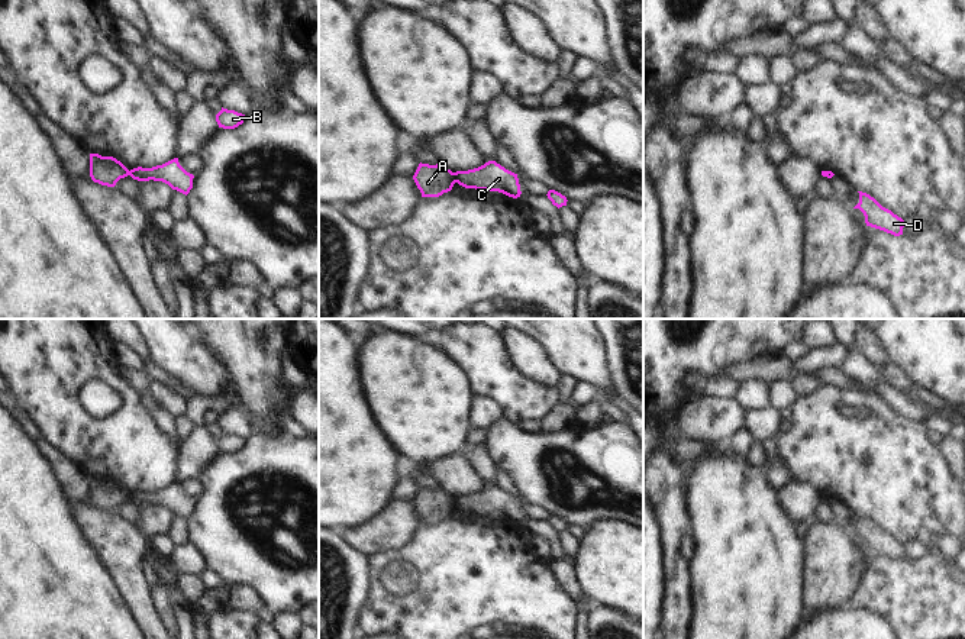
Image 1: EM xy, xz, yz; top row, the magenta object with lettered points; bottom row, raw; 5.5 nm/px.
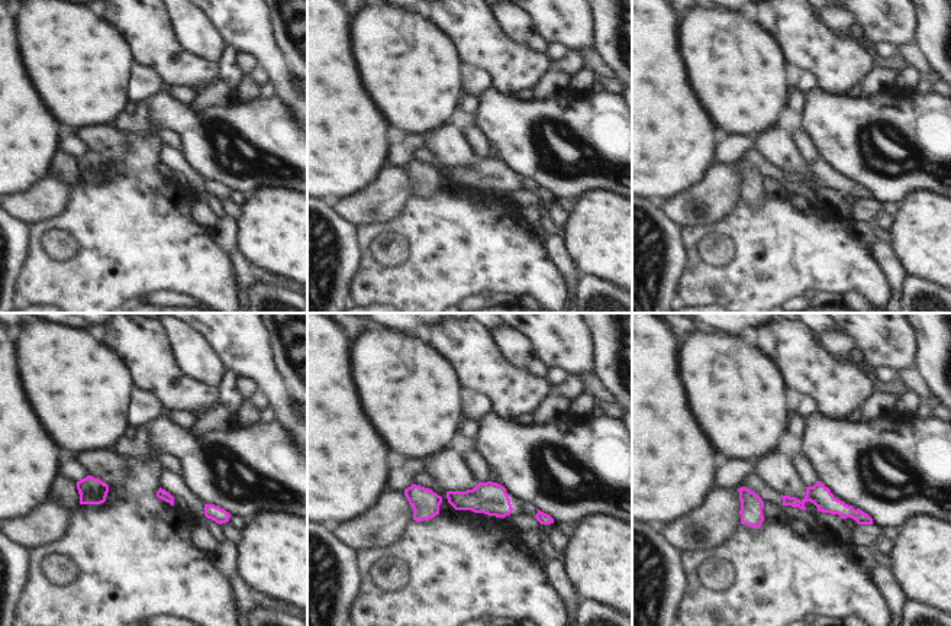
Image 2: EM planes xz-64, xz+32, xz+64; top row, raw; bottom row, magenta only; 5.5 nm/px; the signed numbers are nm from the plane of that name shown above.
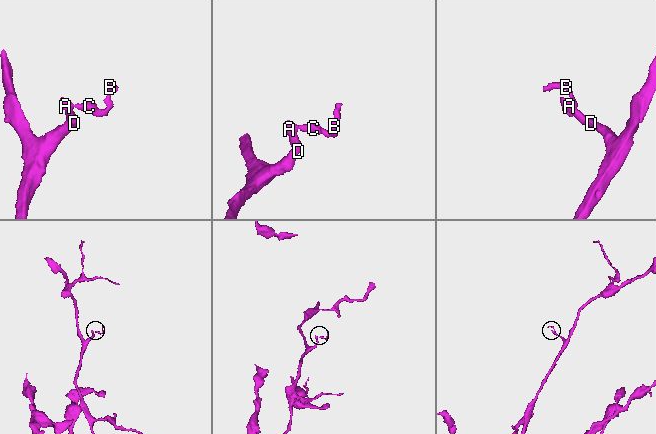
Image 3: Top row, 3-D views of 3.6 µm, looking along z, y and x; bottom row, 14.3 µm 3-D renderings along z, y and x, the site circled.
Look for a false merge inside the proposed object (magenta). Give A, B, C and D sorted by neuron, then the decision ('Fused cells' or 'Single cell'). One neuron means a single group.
Groups: A D / B C. Fused cells.

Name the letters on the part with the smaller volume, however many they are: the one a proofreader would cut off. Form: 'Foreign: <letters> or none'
Foreign: B, C.

